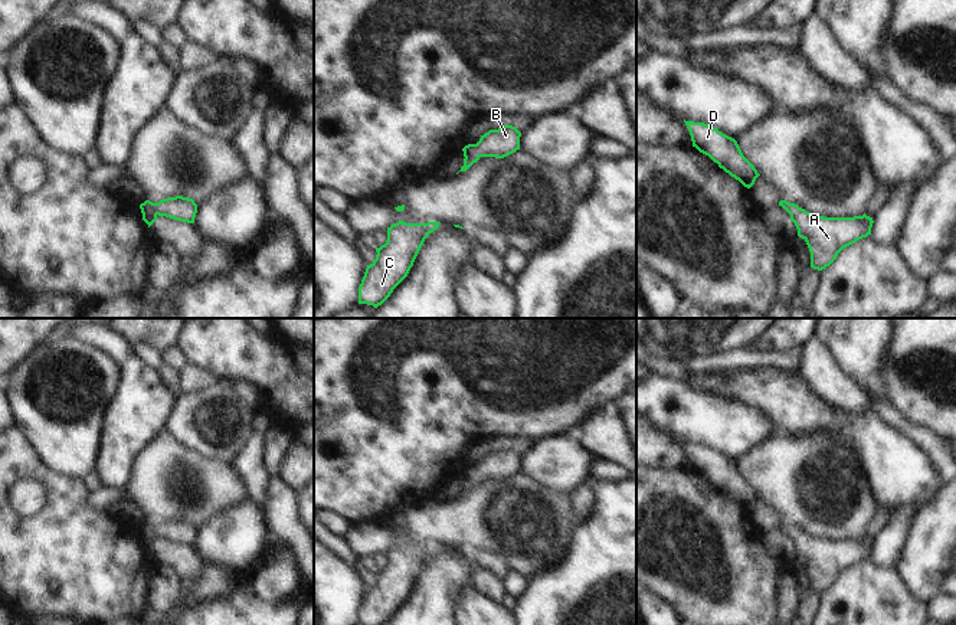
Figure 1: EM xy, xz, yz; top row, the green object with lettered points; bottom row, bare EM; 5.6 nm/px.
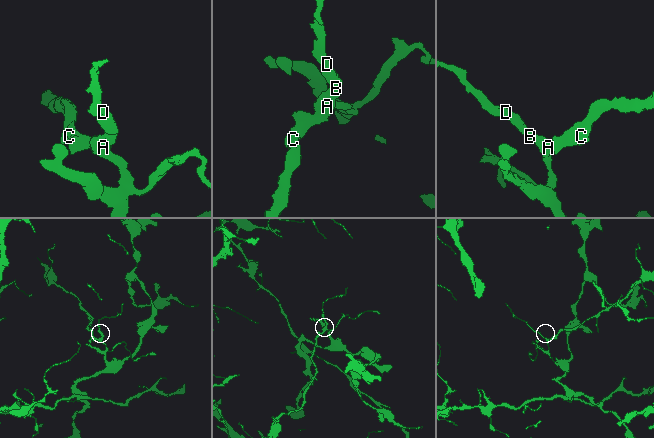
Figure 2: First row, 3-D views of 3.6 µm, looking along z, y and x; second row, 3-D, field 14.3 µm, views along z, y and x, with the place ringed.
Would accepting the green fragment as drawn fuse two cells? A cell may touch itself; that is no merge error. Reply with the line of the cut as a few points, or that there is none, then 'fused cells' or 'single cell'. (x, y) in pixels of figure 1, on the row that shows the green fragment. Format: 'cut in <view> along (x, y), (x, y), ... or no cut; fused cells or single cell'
no cut; single cell

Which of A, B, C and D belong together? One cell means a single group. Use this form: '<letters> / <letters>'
A B C D

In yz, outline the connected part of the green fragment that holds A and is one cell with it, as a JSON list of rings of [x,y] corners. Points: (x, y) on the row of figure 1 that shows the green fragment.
[[[780,200],[779,206],[790,215],[798,236],[809,248],[811,268],[818,271],[829,266],[844,248],[871,235],[874,223],[865,213],[854,217],[824,217],[786,200]]]

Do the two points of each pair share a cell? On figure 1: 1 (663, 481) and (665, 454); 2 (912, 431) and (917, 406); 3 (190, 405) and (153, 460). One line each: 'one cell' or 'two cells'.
1: two cells
2: two cells
3: two cells

